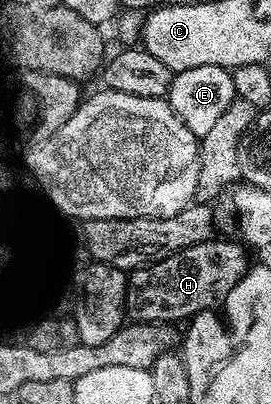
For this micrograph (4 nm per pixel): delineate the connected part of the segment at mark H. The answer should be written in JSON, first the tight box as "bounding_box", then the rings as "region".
{"bounding_box":[141,238,250,324],"region":[[[213,238],[155,263],[147,271],[148,280],[142,288],[141,319],[148,324],[178,324],[180,320],[184,322],[206,310],[217,309],[250,266],[247,249],[236,242]]]}

